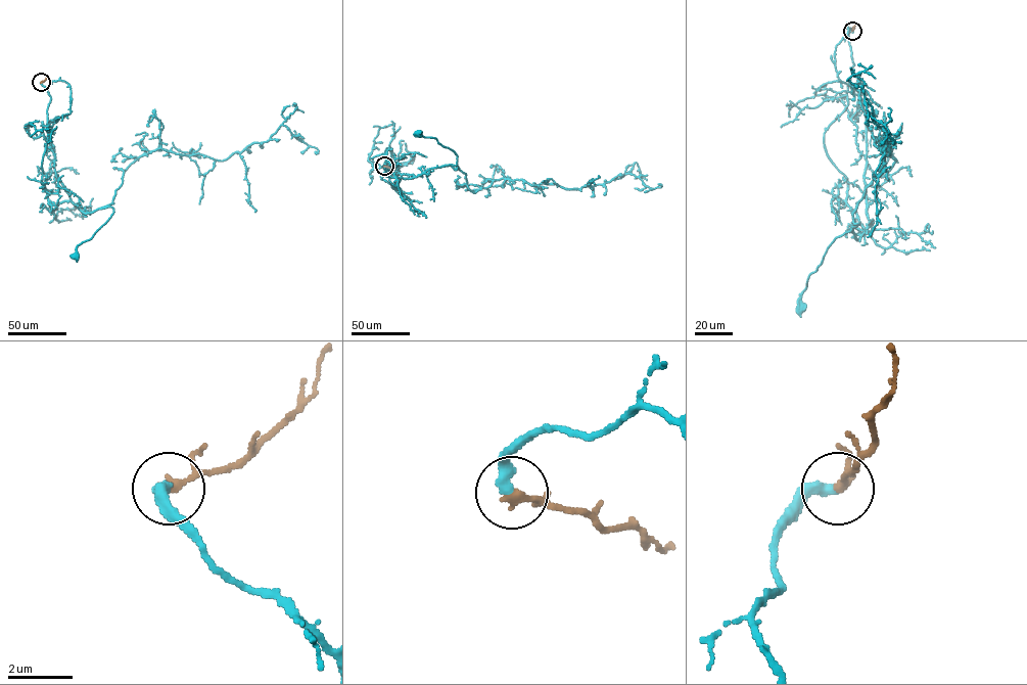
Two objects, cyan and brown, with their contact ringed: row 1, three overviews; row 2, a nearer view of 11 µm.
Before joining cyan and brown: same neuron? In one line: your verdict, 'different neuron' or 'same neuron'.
same neuron

